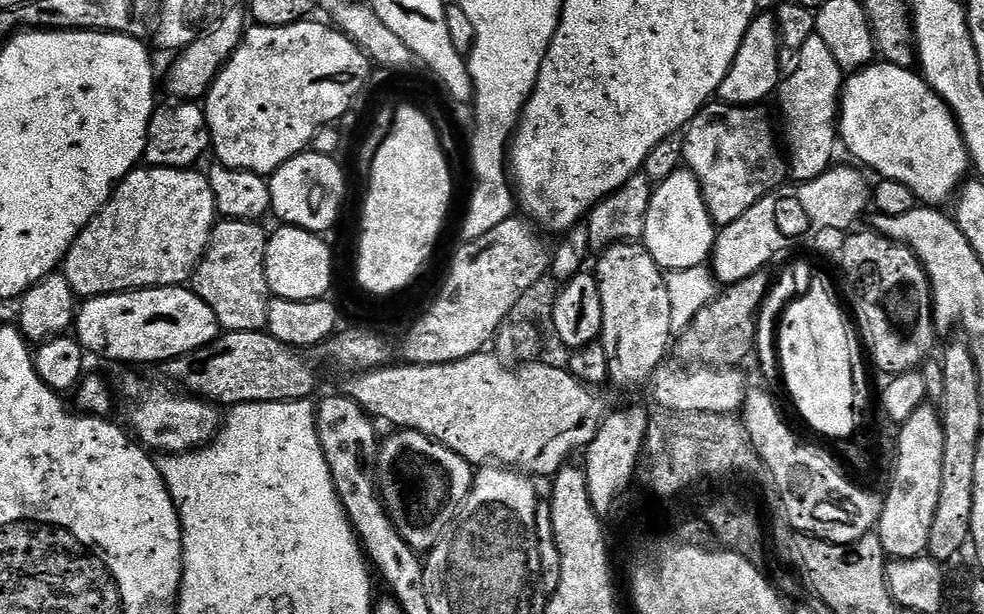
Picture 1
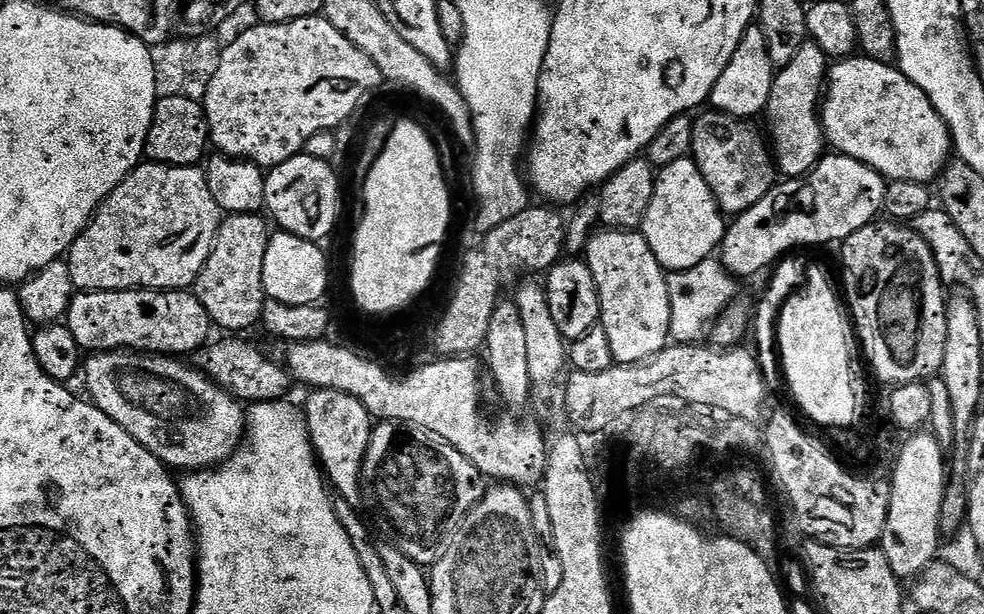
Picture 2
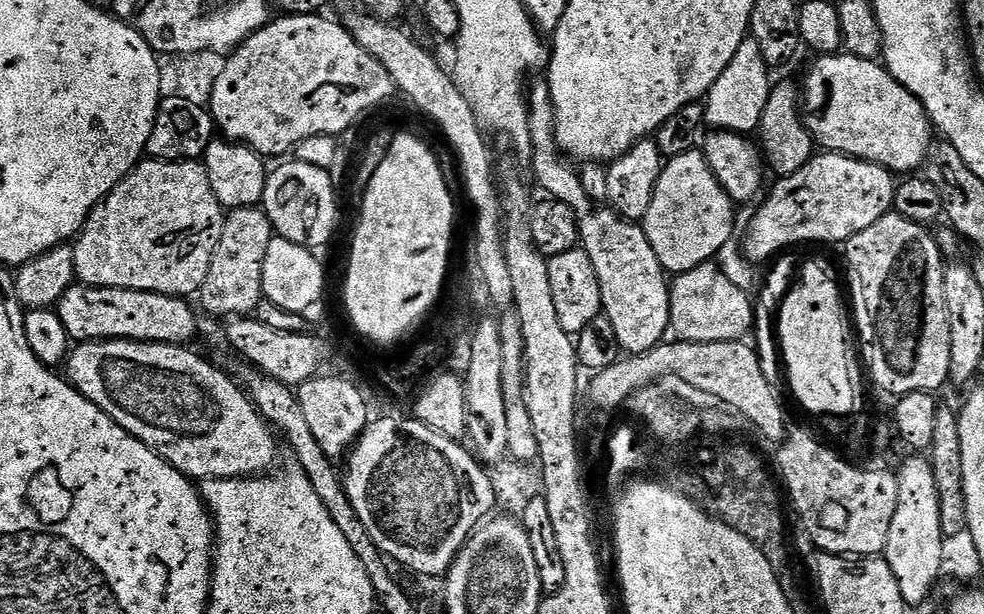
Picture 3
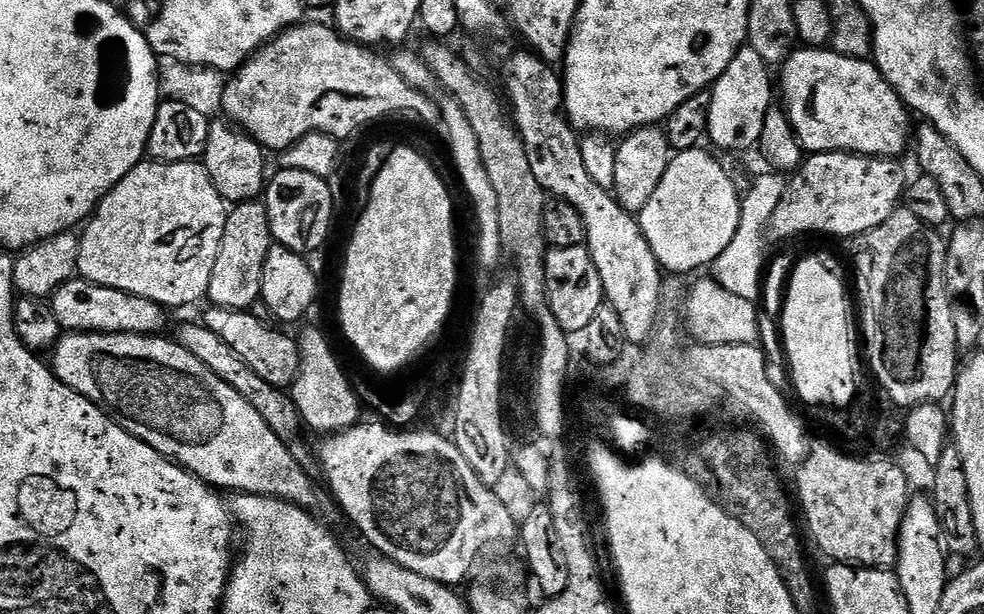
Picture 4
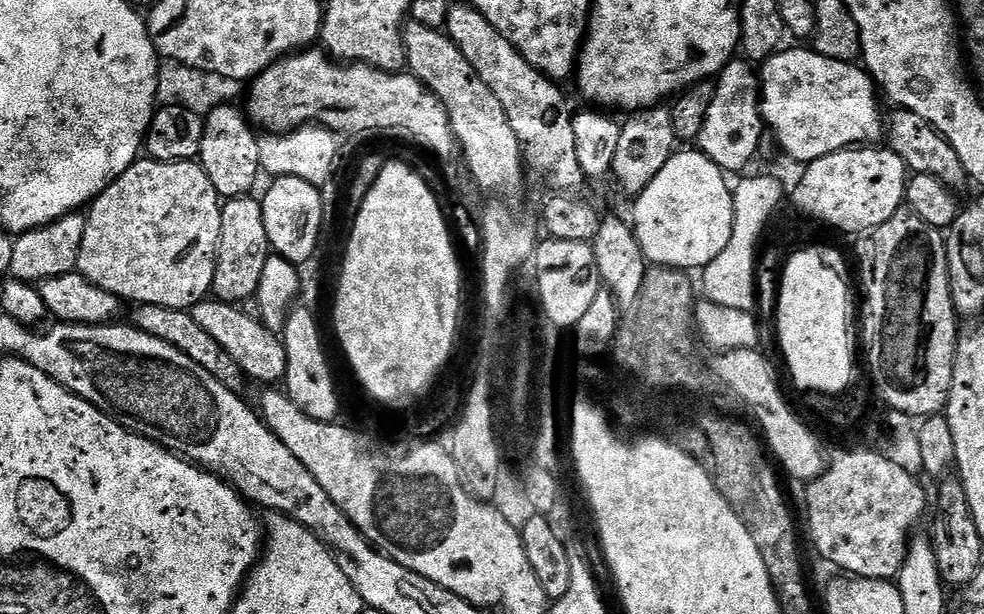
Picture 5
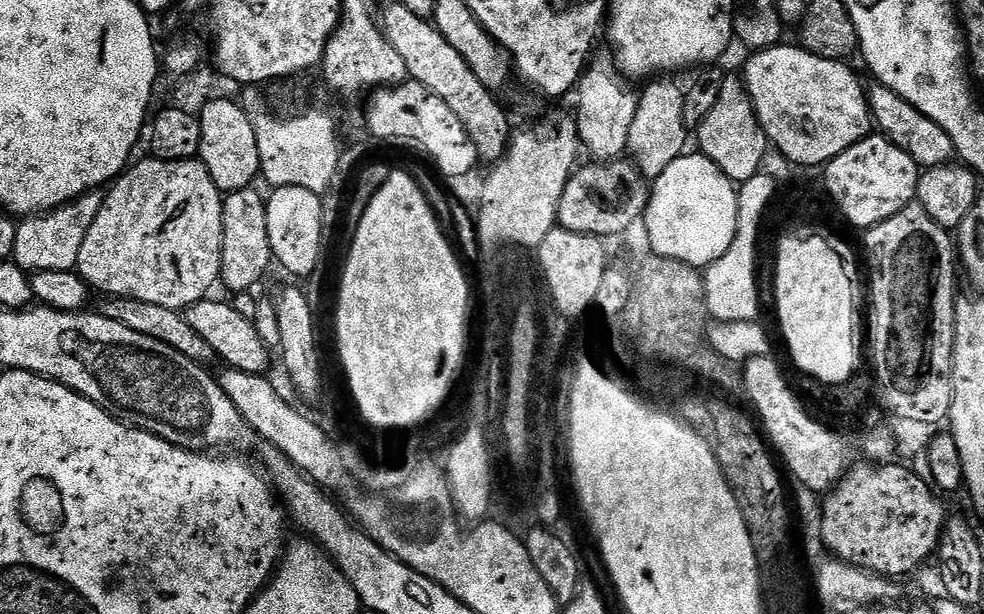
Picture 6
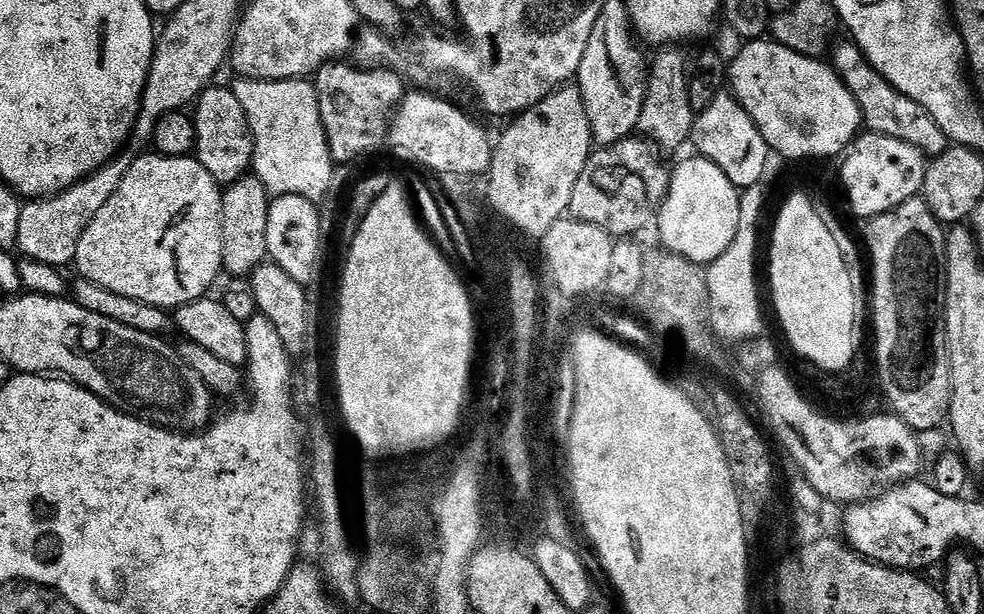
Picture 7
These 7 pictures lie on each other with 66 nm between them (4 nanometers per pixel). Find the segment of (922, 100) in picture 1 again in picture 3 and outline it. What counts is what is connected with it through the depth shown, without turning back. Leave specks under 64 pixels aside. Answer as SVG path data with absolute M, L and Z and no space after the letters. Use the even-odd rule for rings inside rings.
M824 54L812 64L808 77L802 83L802 115L813 141L821 149L841 156L853 156L856 160L869 160L881 164L893 174L912 174L925 163L933 147L934 129L924 111L922 102L906 90L884 67L874 60L863 60L847 54Z

